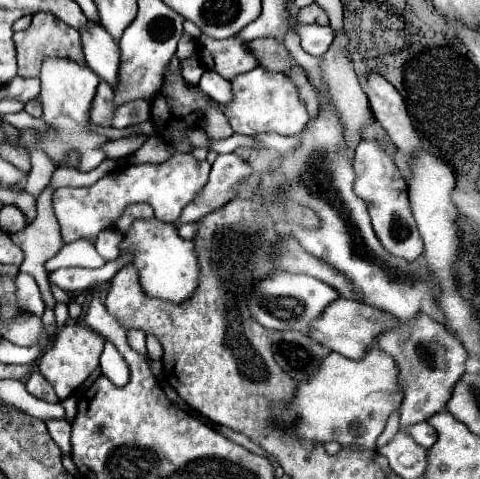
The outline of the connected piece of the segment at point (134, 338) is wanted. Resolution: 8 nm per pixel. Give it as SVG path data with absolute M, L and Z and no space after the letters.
M130 329L130 331L128 331L128 343L130 343L134 349L138 349L138 353L146 355L146 335L144 335L144 331L140 331L140 329Z

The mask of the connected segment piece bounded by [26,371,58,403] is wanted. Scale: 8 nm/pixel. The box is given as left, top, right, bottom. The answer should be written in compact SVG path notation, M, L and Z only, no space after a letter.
M32 371L32 373L28 375L28 379L26 379L26 389L28 389L28 393L32 393L32 395L38 397L38 399L58 403L58 397L56 397L52 385L40 375L40 371Z

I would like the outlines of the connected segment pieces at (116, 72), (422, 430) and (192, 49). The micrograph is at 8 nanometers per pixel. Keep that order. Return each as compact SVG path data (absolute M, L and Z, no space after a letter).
M88 23L88 27L84 31L80 31L80 35L82 35L88 67L114 89L120 79L118 41L112 39L112 35L96 23Z
M428 421L412 425L410 427L410 435L416 439L416 443L420 443L426 449L430 449L436 443L436 429Z
M182 35L182 39L178 41L178 49L176 49L176 57L180 61L190 59L196 55L196 41L190 35Z

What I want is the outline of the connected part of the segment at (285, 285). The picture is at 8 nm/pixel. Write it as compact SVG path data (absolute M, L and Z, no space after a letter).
M276 271L274 275L266 277L262 283L256 285L256 291L248 299L248 307L250 307L250 313L254 315L254 319L260 325L264 325L266 329L272 329L272 331L290 331L292 329L292 331L300 331L300 333L308 335L310 323L314 319L318 319L324 313L324 309L338 297L340 297L340 293L334 287L328 287L326 283L318 281L316 277Z

